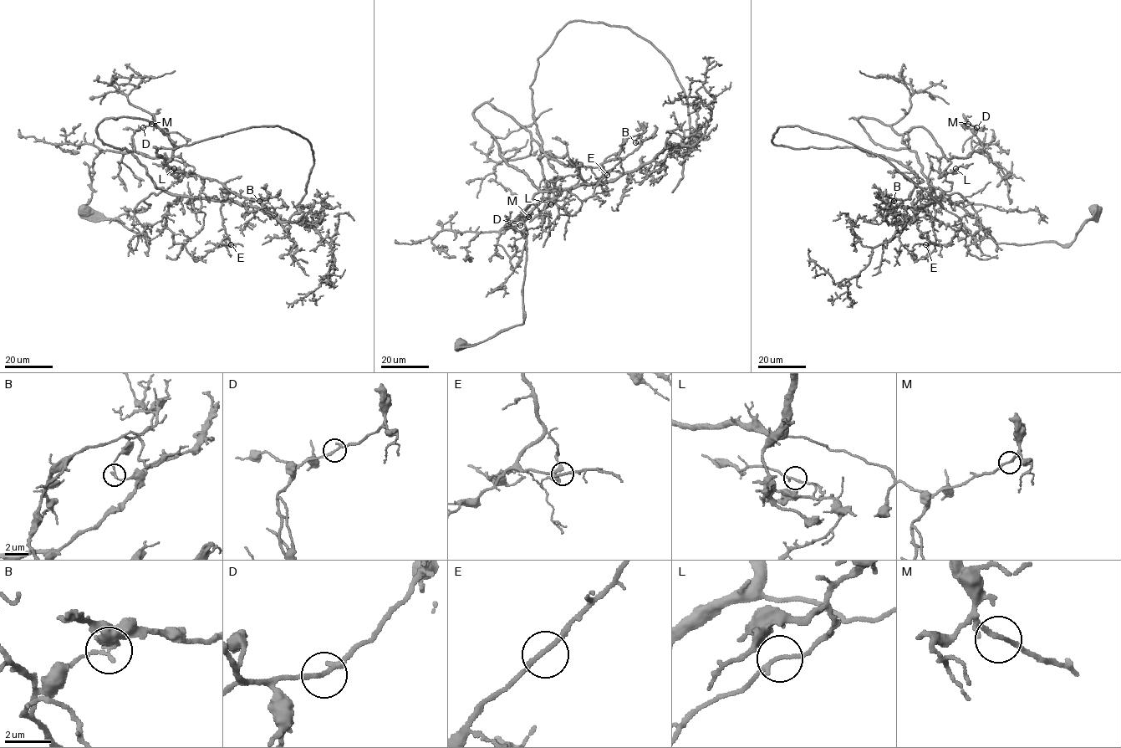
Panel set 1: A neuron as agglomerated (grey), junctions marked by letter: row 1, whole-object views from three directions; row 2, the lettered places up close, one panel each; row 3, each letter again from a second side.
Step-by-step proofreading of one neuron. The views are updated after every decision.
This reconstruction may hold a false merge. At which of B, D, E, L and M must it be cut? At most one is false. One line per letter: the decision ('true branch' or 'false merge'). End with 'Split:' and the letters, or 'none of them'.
B: false merge
D: true branch
E: true branch
L: true branch
M: true branch
Split: B

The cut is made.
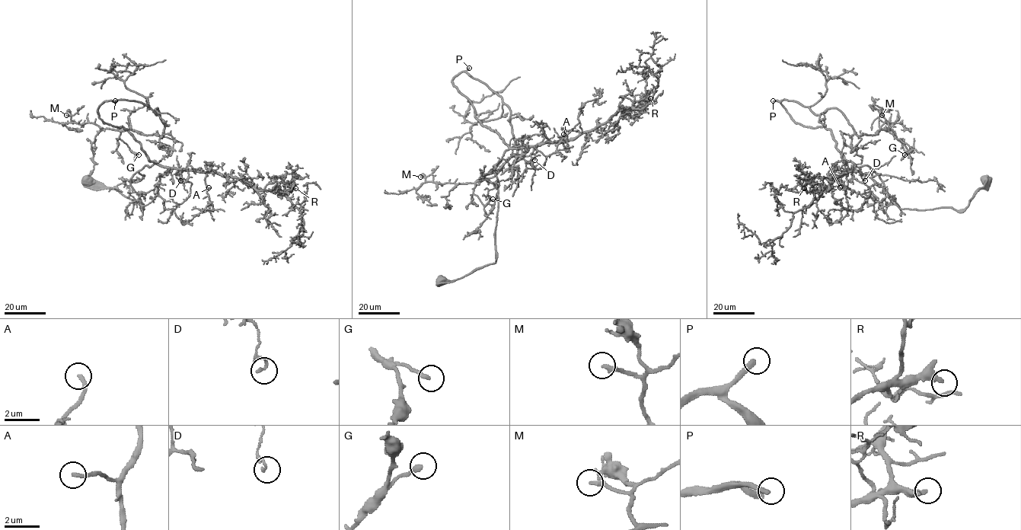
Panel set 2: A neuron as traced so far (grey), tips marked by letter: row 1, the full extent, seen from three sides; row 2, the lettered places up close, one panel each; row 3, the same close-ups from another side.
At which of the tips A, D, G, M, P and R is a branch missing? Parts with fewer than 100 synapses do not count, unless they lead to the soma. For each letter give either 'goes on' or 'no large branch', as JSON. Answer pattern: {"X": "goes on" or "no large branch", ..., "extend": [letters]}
{"A": "no large branch", "D": "no large branch", "G": "no large branch", "M": "no large branch", "P": "goes on", "R": "no large branch", "extend": ["P"]}

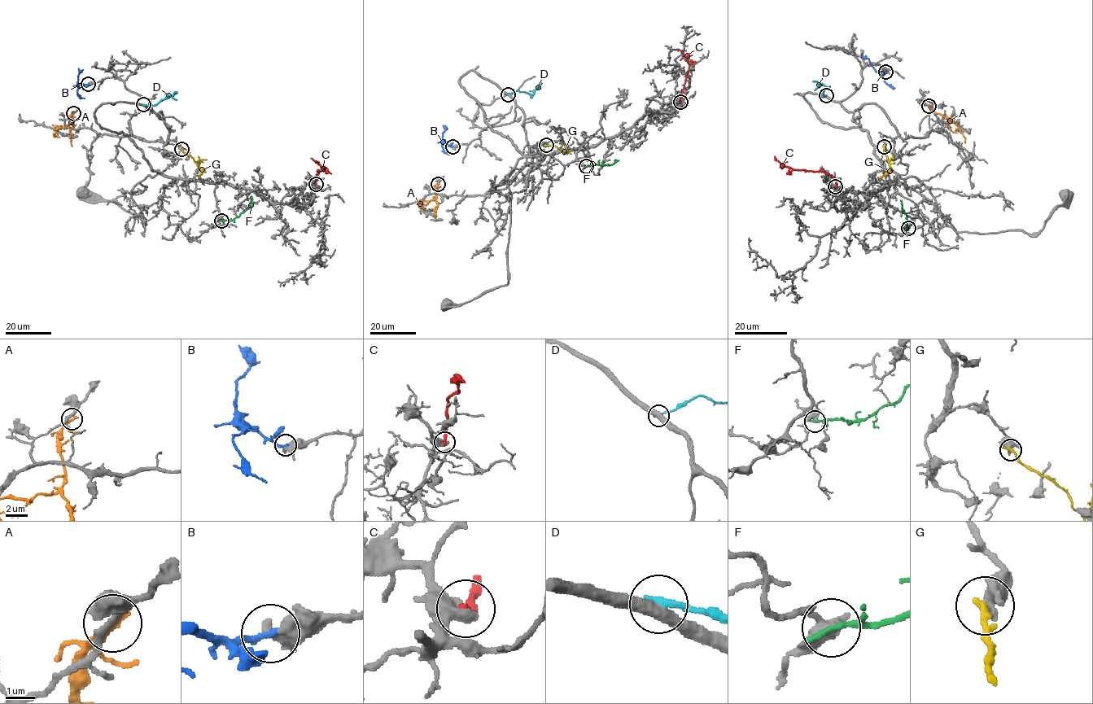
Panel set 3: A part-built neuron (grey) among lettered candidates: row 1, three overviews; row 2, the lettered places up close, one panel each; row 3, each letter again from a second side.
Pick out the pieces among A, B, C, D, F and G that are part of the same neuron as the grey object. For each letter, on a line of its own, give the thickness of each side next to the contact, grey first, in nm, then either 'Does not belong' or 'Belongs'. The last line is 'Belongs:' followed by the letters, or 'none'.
A: Thickness 200 nm (grey) against 280 nm. Does not belong
B: Thickness 440 nm (grey) against 260 nm. Belongs
C: Thickness 420 nm (grey) against 280 nm. Does not belong
D: Thickness 460 nm (grey) against 220 nm. Does not belong
F: Thickness 400 nm (grey) against 200 nm. Does not belong
G: Thickness 480 nm (grey) against 320 nm. Does not belong
Belongs: B

